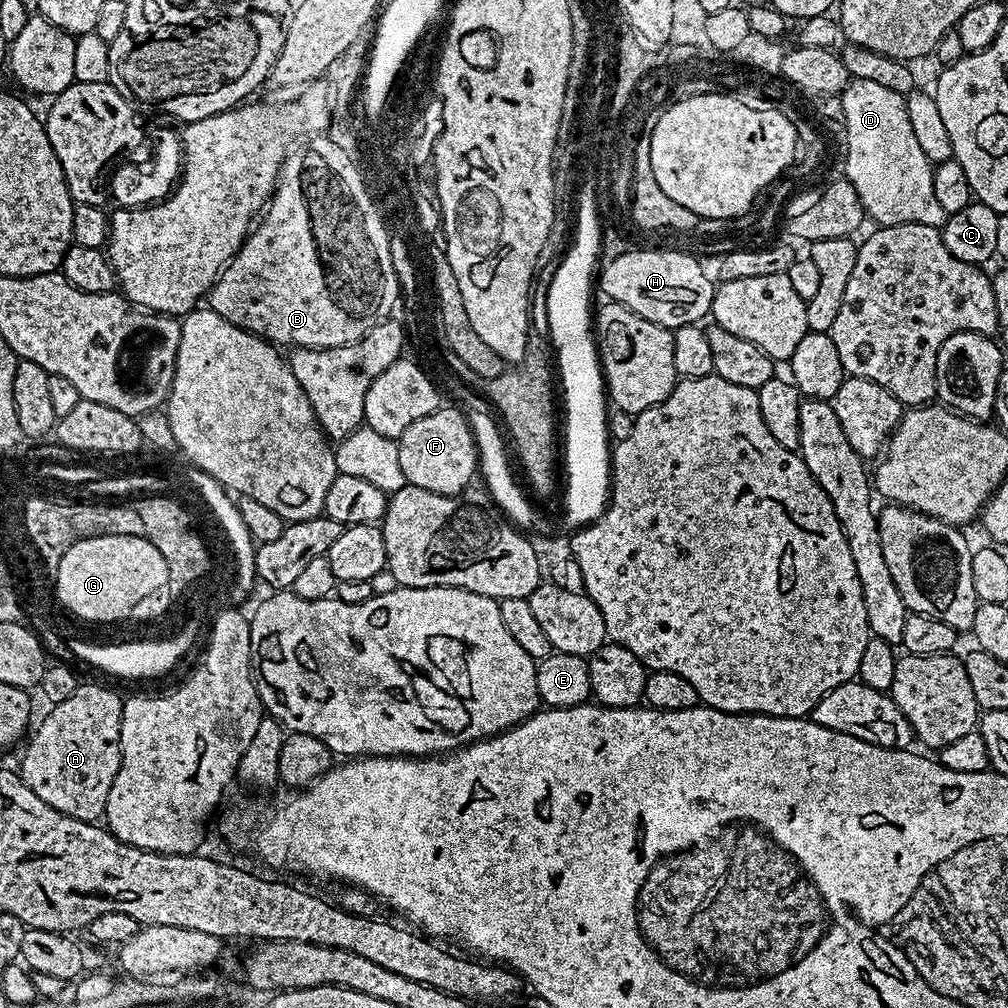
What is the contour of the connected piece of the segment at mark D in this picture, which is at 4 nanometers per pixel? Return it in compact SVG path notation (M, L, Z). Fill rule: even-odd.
M853 79L849 83L848 89L842 94L844 101L844 122L842 131L848 135L848 157L844 160L844 168L846 178L854 186L854 190L858 190L858 198L862 202L865 213L869 217L872 216L880 226L889 224L930 224L933 226L943 225L946 214L942 210L942 206L938 206L938 202L934 198L934 186L932 185L932 169L933 165L929 164L926 154L922 154L922 149L919 148L918 142L914 139L914 129L910 127L910 118L906 114L906 106L904 105L905 97L899 96L894 90L886 90L886 86L878 86L878 82L866 82L865 80Z

